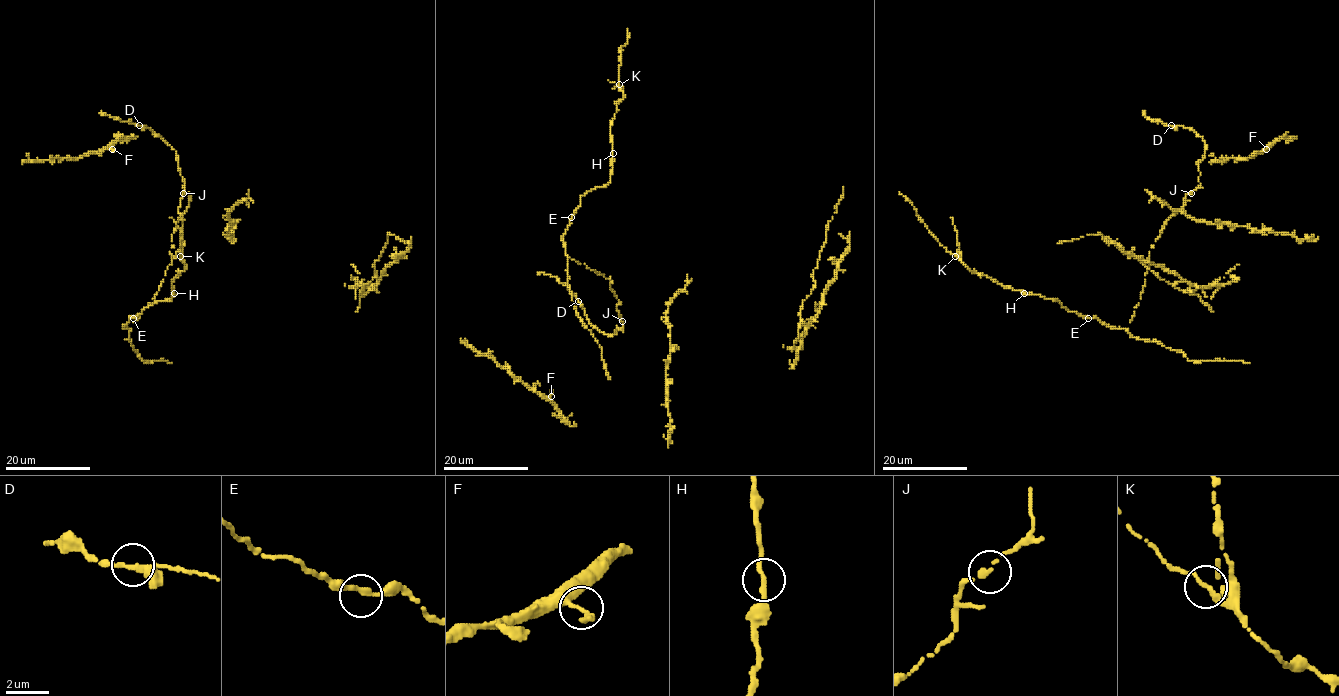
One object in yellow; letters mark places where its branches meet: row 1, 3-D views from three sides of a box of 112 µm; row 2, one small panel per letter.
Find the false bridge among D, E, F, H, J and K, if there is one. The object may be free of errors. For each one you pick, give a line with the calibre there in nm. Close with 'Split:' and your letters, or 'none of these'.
Split: none of these

